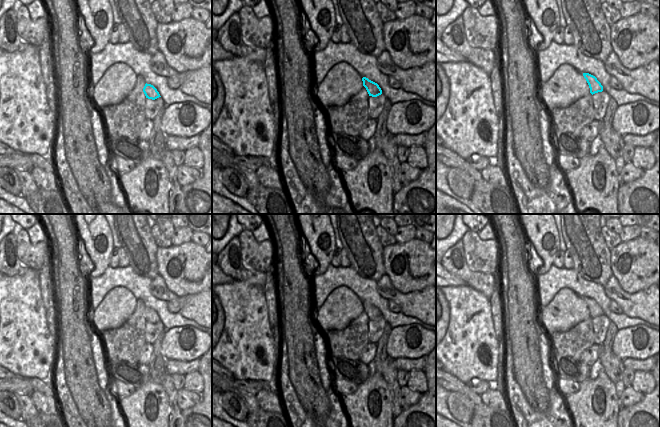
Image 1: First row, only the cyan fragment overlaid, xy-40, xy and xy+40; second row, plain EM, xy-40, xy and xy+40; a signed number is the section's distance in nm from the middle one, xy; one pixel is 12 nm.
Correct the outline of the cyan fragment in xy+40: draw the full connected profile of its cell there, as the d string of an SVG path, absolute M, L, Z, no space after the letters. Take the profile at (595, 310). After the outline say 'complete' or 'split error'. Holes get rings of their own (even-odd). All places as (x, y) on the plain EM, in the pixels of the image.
M583 297L583 300L589 309L590 317L592 319L603 315L603 310L601 309L601 307L597 304L595 300L589 297Z; complete

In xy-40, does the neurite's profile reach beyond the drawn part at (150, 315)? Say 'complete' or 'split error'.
complete

